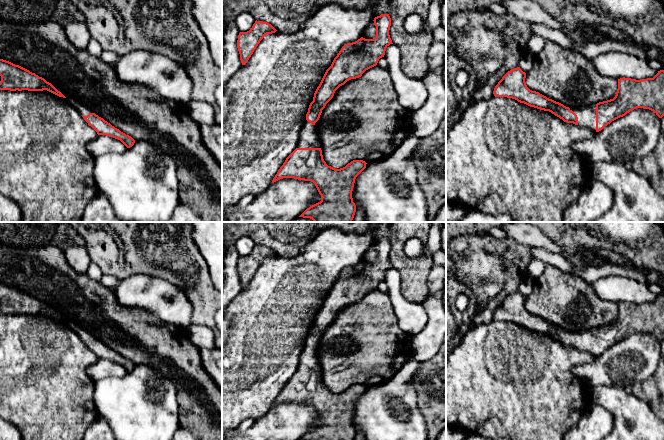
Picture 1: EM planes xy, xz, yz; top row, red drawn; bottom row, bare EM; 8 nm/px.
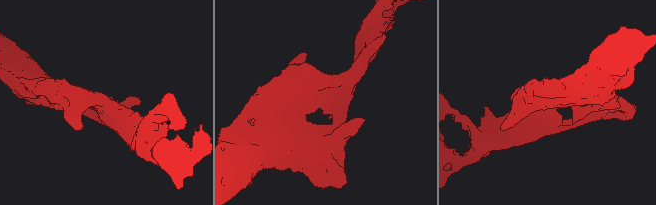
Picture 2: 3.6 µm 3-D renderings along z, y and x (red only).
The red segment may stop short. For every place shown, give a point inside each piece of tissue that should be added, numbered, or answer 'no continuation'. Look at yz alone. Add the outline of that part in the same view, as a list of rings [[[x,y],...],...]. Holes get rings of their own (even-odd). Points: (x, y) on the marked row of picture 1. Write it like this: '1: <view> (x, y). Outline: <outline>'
1: yz (586, 115). Outline: [[[591,106],[580,108],[570,107],[578,117],[578,126],[589,128],[596,132],[596,111]]]

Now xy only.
1: xy (83, 110). Outline: [[[72,96],[67,97],[66,100],[82,116],[87,116],[89,113],[95,113],[93,110],[88,108],[86,105],[84,105],[81,101],[79,101],[78,99],[76,99],[76,98],[72,97]]]

